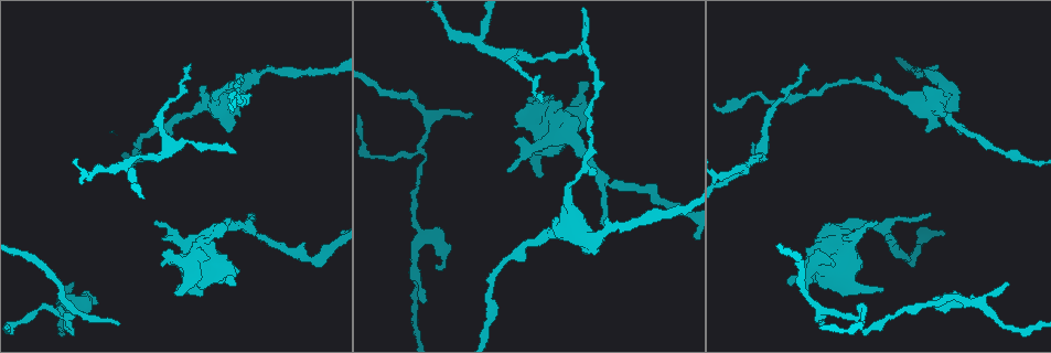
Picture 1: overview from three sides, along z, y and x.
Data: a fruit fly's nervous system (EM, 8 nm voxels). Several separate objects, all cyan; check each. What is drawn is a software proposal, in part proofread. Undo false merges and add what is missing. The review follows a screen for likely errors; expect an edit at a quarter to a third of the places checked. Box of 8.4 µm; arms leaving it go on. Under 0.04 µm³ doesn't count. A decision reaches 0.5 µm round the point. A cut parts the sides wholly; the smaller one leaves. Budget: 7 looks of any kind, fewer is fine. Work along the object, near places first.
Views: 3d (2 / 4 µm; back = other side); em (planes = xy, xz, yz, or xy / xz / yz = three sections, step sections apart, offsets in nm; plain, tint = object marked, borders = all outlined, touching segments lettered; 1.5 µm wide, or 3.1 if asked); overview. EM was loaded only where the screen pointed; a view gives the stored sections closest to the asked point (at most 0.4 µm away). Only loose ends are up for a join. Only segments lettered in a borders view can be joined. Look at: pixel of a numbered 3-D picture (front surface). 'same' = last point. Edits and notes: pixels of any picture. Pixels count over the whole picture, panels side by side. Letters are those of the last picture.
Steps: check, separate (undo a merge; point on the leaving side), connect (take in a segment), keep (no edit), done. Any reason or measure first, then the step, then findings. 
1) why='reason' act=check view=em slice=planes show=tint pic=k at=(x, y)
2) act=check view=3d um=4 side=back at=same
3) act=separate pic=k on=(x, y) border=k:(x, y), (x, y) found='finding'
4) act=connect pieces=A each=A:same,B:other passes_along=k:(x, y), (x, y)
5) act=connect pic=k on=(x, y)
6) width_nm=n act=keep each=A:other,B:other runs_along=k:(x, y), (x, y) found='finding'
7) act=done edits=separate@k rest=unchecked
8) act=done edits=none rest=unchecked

why='thin end' act=check view=em slice=xy step=4 show=tint pic=1 at=(753, 153)

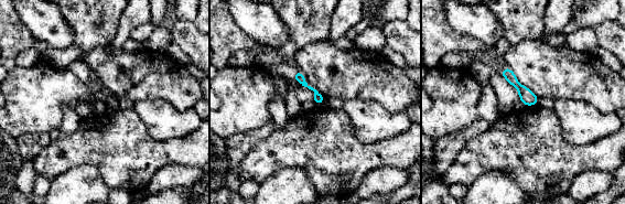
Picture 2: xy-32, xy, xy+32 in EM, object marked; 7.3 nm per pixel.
why='cut it another way' act=check view=em slice=planes show=borders at=same

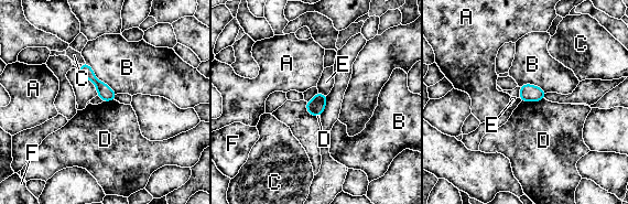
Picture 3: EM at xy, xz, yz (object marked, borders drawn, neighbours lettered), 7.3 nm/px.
width_nm=100 longest_contact=B:320nm act=keep each=A:other,B:other,C:other,D:other,E:other,F:other found='none of them fits'

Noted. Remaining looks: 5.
why='an open end' act=check view=3d um=4 side=back pic=1 at=(176, 294)

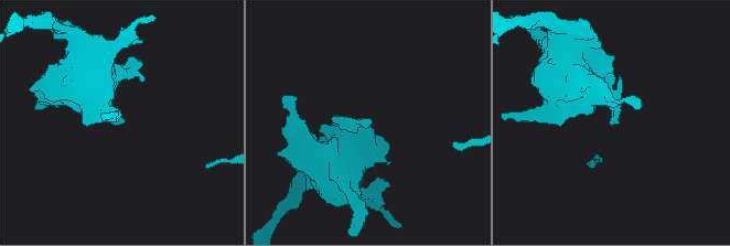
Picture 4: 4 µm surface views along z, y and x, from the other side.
why='now the EM' act=check view=em slice=xz step=4 show=borders pic=4 at=(368, 119)

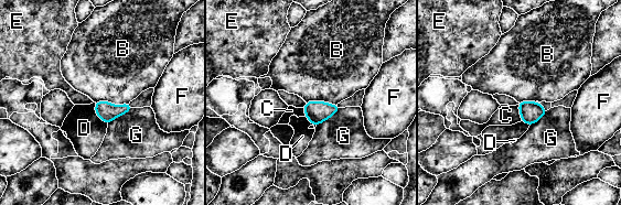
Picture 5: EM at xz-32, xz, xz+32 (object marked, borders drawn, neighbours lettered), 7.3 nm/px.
act=check view=em slice=planes show=borders at=same

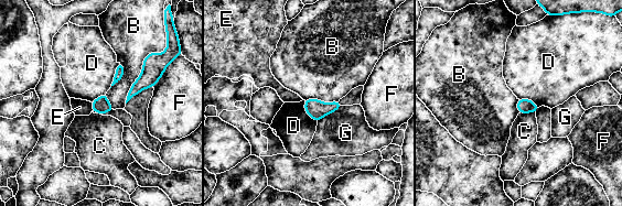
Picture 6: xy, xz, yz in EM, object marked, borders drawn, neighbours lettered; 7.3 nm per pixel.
longest_contact=B:440nm act=keep each=B:other,C:other,D:other,E:other,F:other,G:other border=6:(154, 52), (146, 56), (125, 102) found='none of them fits'

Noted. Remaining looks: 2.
why='branch stops here' act=check view=3d um=2 pic=1 at=(229, 129)

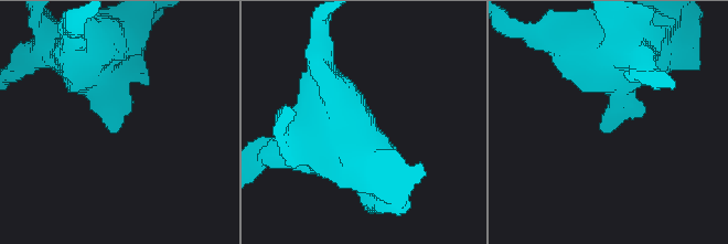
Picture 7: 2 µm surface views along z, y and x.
act=check view=em slice=xy step=8 show=borders pic=7 at=(117, 130)

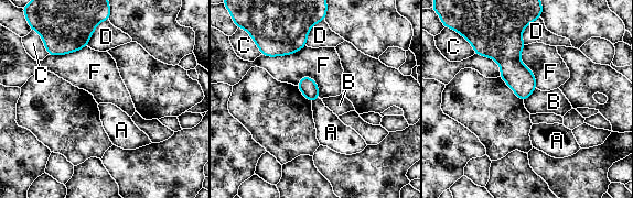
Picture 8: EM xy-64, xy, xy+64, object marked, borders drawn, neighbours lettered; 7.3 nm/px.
longest_contact=F:340nm act=keep each=A:other,B:other,C:other,D:other,F:other border=8:(536, 88), (523, 100) found='no lettered segment goes on from it'

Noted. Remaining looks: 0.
act=done edits=none rest=unchecked

